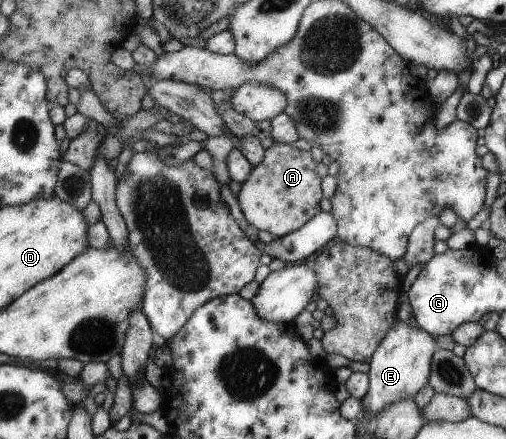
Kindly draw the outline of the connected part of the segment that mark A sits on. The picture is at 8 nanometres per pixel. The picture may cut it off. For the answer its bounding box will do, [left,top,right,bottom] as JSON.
[237,111,322,238]

